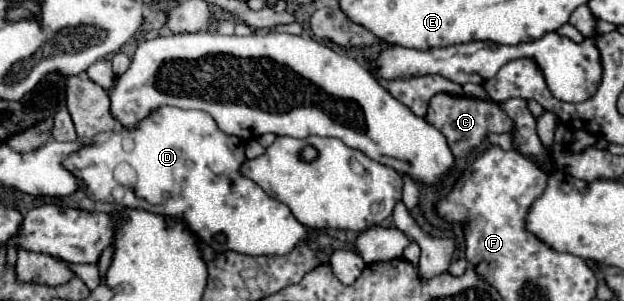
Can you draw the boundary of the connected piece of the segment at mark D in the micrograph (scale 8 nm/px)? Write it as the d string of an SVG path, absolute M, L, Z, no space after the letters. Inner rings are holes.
M159 106L157 110L149 112L147 118L137 122L133 134L129 136L133 138L131 150L123 148L123 132L105 132L83 144L79 150L71 152L61 162L61 166L81 182L81 188L93 202L115 204L115 208L127 206L135 210L149 210L153 214L179 218L191 228L191 232L197 234L201 242L211 246L215 252L233 250L249 256L283 256L301 242L317 238L315 232L309 234L309 228L295 220L283 202L273 200L253 180L247 180L239 174L239 164L245 160L245 142L237 136L227 136L221 132L207 112ZM121 162L129 162L137 172L137 184L133 188L125 188L113 178L113 170Z

